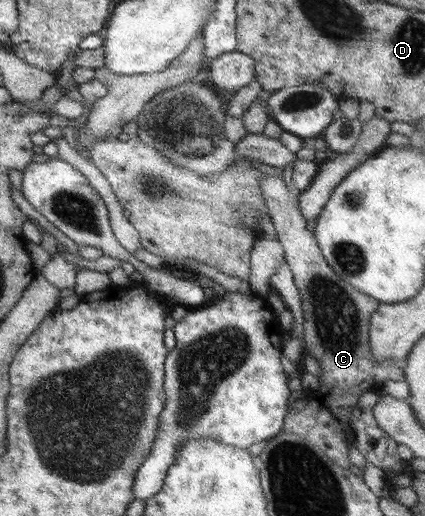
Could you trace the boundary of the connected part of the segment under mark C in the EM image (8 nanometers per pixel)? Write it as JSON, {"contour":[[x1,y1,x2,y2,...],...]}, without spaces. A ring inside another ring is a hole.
{"contour":[[264,175,264,181,261,183,262,196,265,197,266,207,268,209,268,218,272,221,278,243,283,248,284,261,291,270,292,278,301,298,301,312,303,312,303,342,305,342,305,351,315,359,319,366,319,375,317,382,319,385,315,391,319,393,355,393,355,395,335,395,329,401,321,399,319,405,329,409,343,409,343,407,356,407,358,397,371,389,375,383,382,383,386,380,399,381,404,380,404,368,406,361,375,361,372,349,369,349,369,319,376,313,378,303,369,297,369,294,361,293,351,284,342,280,327,264,314,235,305,228,305,220,299,213,297,195,292,195,286,188,286,182,282,177,276,175]]}

